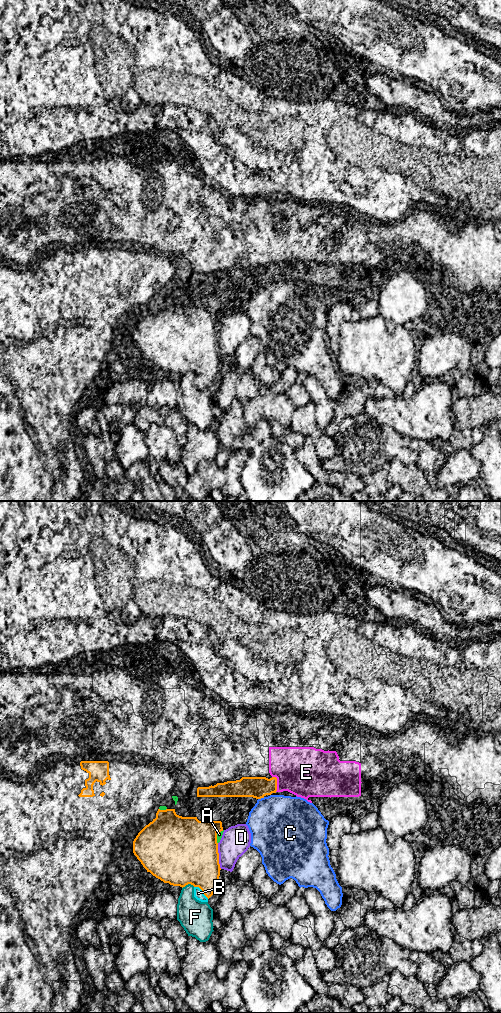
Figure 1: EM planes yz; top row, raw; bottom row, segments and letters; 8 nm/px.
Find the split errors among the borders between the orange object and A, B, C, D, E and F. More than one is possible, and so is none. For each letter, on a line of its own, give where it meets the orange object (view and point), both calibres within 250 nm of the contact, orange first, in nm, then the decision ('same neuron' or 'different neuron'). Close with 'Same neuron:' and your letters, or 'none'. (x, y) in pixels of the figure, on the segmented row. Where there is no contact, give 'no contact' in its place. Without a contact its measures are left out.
A: yz (216, 835) | 480/50 nm | different neuron
B: yz (202, 890) | 380/80 nm | same neuron
C: yz (261, 797) | 180/460 nm | different neuron
D: yz (218, 856) | 500/240 nm | different neuron
E: yz (276, 783) | 180/400 nm | different neuron
F: yz (188, 883) | 500/240 nm | different neuron
Same neuron: B

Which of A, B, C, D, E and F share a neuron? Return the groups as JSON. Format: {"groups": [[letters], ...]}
{"groups": [["A", "E"], ["B"], ["C"], ["D"], ["F"]]}

